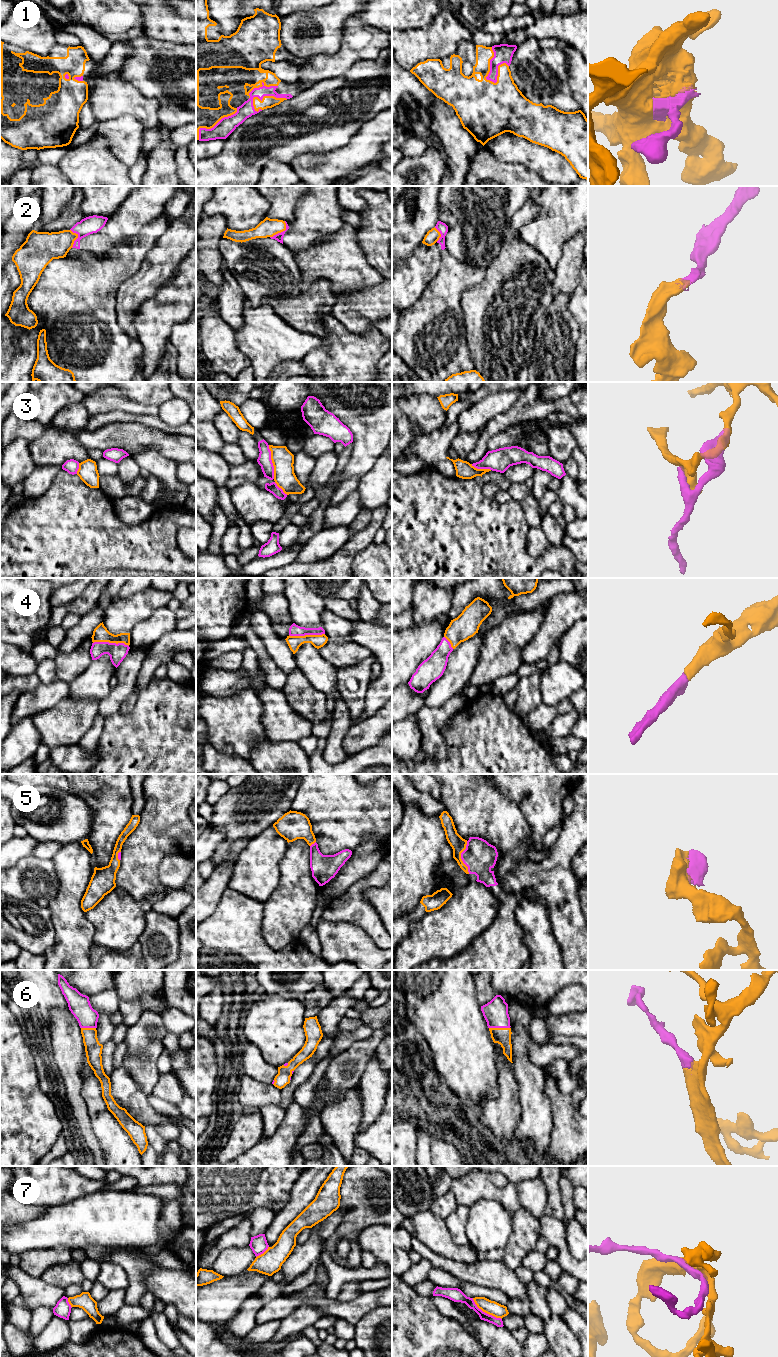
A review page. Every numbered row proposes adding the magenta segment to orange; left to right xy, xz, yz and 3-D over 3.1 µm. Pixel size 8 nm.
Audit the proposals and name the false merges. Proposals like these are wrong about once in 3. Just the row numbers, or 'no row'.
3

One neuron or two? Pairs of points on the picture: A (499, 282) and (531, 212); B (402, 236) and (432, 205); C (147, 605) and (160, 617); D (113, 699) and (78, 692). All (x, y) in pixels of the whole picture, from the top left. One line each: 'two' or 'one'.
A: one
B: one
C: two
D: two

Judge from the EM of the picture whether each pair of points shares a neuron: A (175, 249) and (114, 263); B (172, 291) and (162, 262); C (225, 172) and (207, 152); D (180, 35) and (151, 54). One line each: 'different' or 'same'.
A: different
B: different
C: different
D: different

